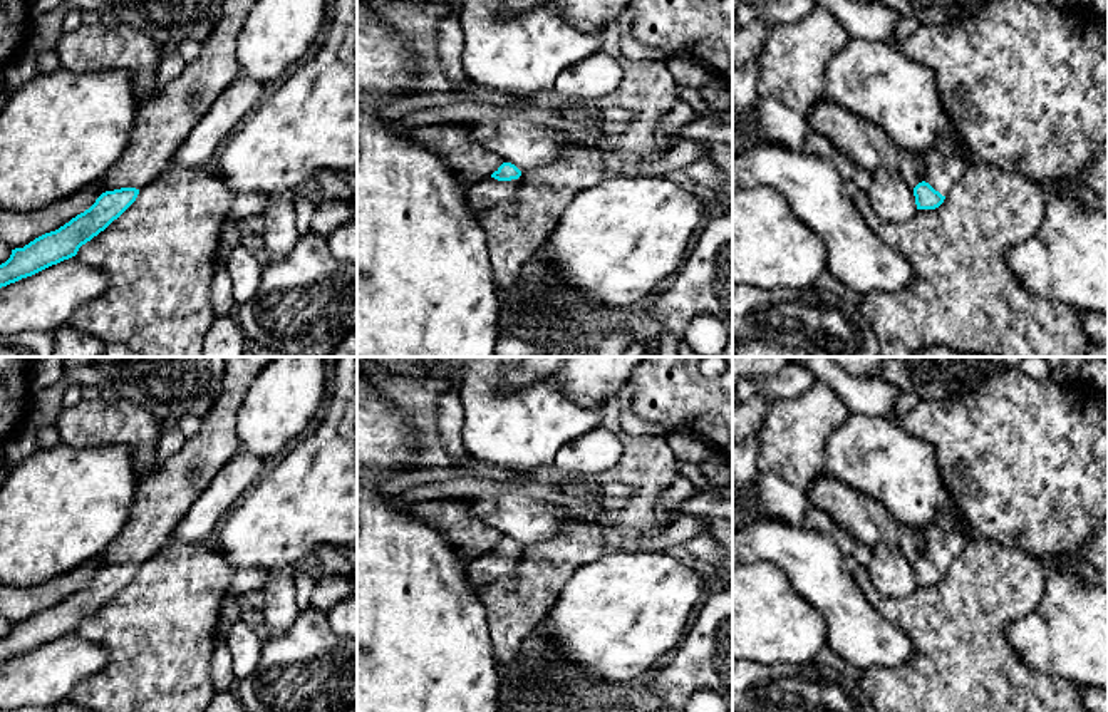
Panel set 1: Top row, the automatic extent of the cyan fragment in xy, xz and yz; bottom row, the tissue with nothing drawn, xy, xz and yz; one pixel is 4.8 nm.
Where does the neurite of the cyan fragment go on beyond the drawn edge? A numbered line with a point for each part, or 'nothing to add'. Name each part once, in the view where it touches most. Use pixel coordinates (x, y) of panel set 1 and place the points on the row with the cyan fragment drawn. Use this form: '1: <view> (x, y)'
1: xy (165, 121)

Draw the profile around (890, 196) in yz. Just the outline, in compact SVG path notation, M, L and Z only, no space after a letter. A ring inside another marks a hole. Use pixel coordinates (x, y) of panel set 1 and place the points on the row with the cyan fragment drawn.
M887 168L872 173L867 196L875 213L885 221L909 221L919 211L914 188L907 184L902 174Z

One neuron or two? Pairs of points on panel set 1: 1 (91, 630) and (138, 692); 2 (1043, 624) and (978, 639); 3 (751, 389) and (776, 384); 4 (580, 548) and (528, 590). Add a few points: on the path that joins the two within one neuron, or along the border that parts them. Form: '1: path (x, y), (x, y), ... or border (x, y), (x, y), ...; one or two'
1: path (109, 639), (138, 667), (138, 674); one
2: border (1036, 605), (1008, 627), (1011, 645), (1030, 665); two
3: path (758, 386), (770, 386); one
4: path (567, 552), (542, 577); one

